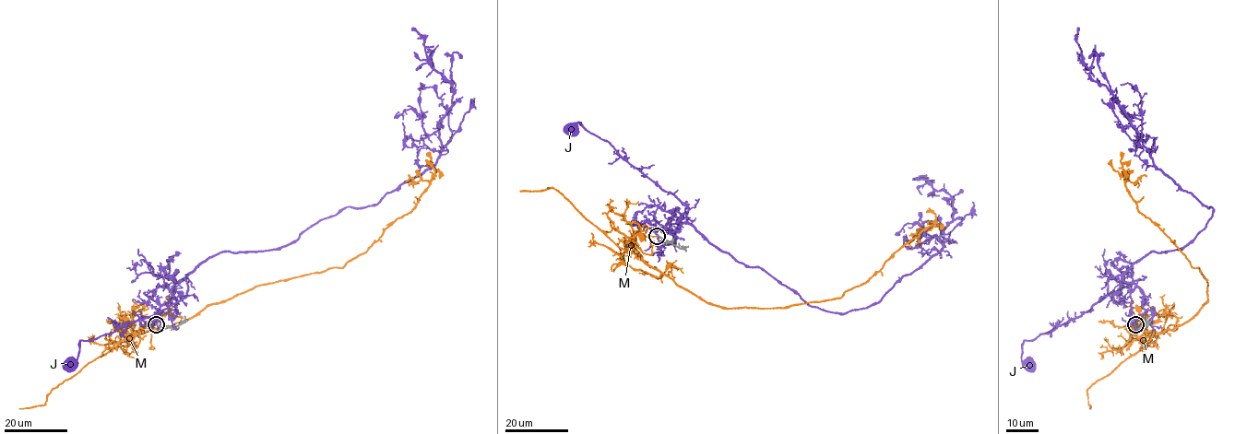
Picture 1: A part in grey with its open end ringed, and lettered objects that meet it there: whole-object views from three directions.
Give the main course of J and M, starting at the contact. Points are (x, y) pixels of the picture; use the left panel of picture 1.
J: (157, 323), (158, 309), (185, 275), (187, 294), (152, 315), (82, 340), (77, 359), (70, 365)
M: (155, 324), (128, 334), (172, 326), (263, 284), (342, 267), (412, 208), (435, 171), (426, 153)

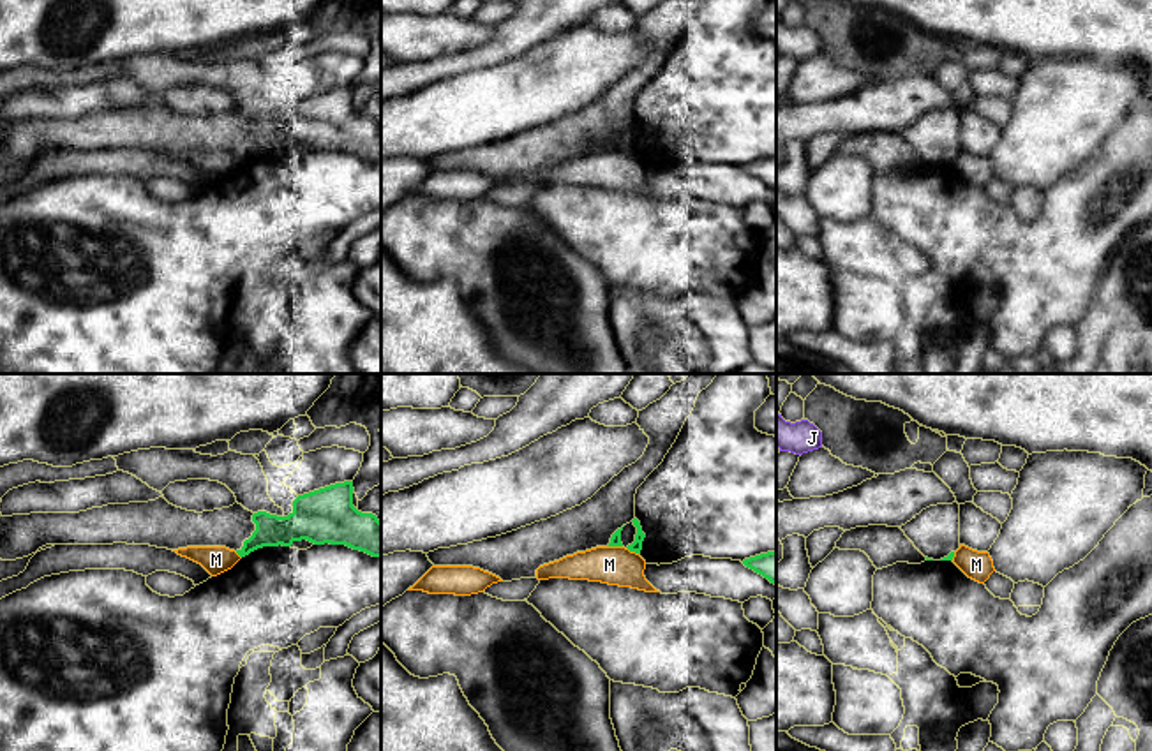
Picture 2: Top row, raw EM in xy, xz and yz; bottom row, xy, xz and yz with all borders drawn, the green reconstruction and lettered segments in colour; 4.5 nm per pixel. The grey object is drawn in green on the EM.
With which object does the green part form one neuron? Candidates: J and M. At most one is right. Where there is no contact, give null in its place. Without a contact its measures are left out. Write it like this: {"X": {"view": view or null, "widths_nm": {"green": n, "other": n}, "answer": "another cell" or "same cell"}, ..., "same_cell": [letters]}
{"J": {"view": null, "answer": "another cell"}, "M": {"view": "xz", "widths_nm": {"green": 50, "other": 180}, "answer": "another cell"}, "same_cell": []}

